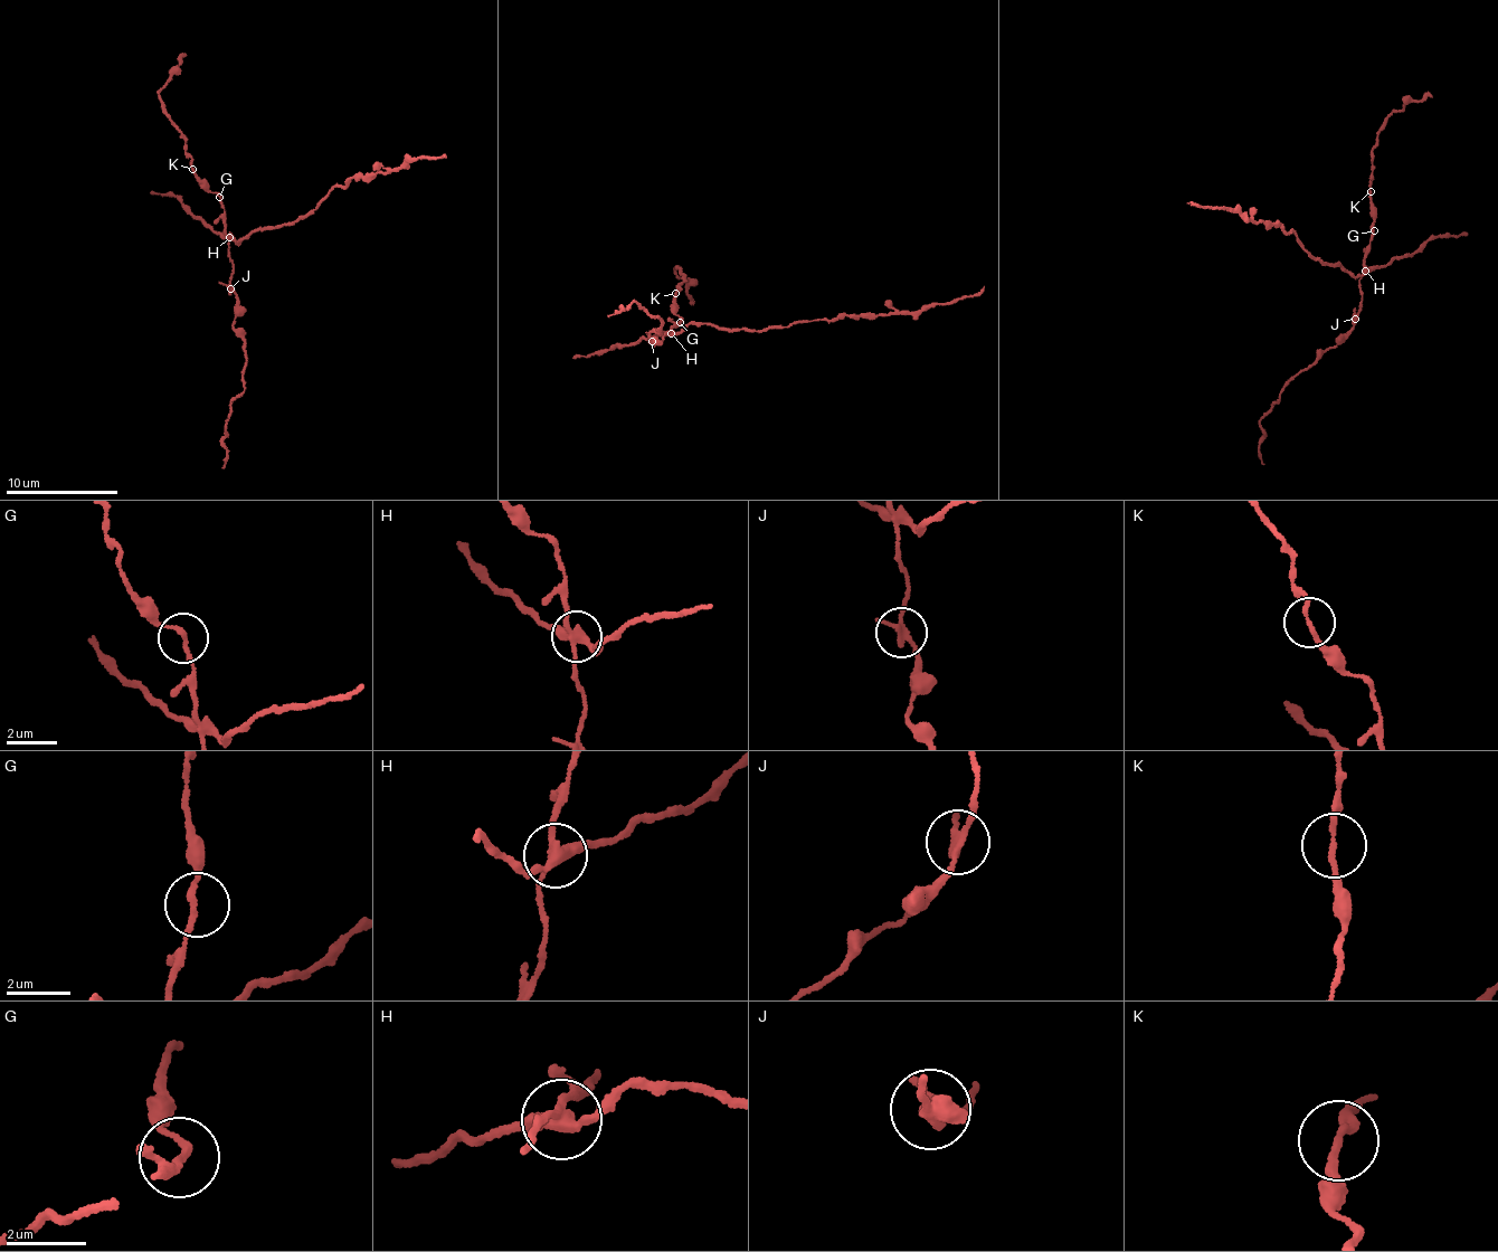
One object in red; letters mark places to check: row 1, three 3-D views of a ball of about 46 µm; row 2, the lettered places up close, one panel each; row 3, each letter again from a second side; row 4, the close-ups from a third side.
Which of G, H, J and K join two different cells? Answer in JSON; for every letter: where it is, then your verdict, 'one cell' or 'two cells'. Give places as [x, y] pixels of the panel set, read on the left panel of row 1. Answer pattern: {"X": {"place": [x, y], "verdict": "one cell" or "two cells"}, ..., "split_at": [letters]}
{"G": {"place": [219, 197], "verdict": "one cell"}, "H": {"place": [229, 237], "verdict": "two cells"}, "J": {"place": [230, 288], "verdict": "two cells"}, "K": {"place": [192, 169], "verdict": "one cell"}, "split_at": ["H", "J"]}

